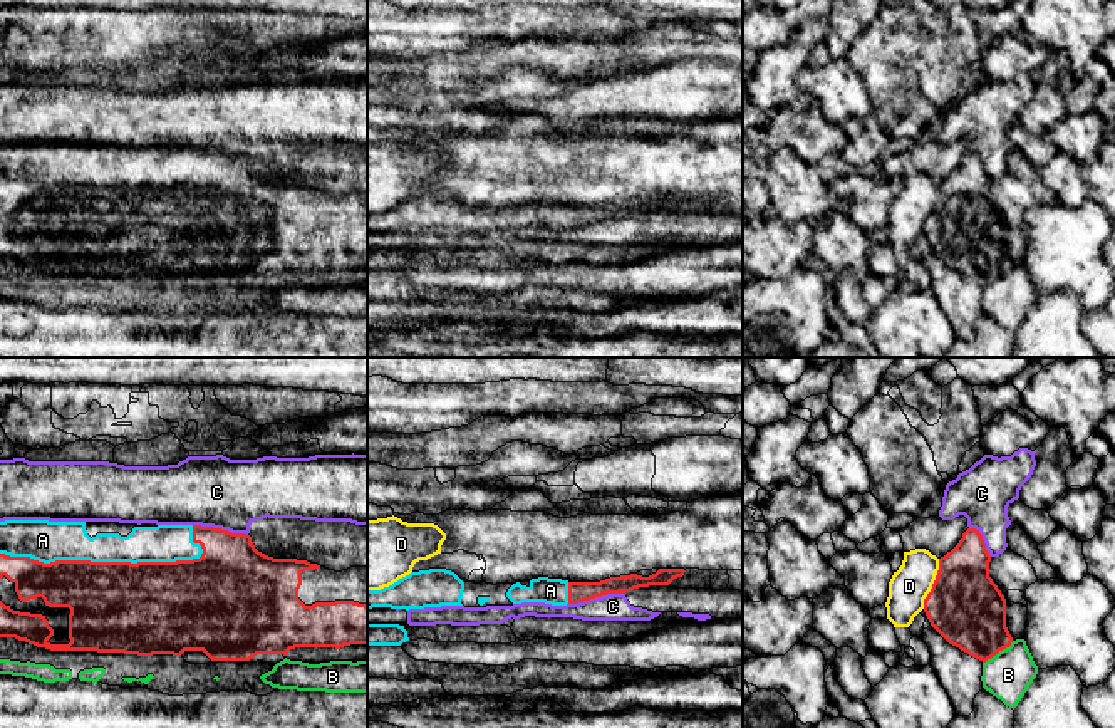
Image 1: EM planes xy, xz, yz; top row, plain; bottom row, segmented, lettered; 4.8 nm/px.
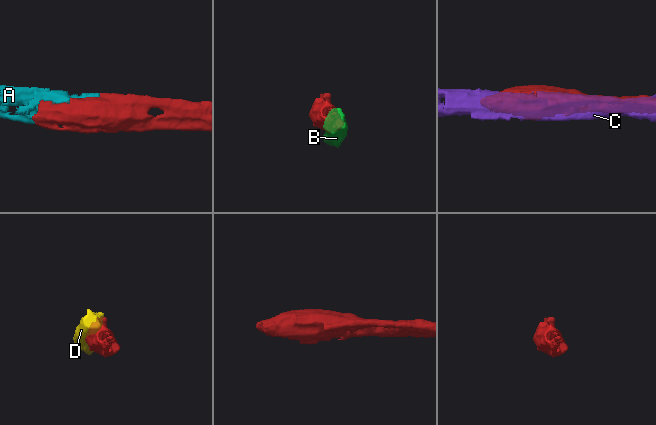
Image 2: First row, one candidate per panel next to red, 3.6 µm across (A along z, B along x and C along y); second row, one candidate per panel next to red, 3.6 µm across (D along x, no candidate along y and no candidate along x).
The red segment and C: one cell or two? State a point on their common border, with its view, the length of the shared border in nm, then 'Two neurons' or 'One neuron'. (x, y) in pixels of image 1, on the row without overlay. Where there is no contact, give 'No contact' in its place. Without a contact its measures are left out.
Touches red at xz (596, 220). Shared border 280 nm. Two neurons

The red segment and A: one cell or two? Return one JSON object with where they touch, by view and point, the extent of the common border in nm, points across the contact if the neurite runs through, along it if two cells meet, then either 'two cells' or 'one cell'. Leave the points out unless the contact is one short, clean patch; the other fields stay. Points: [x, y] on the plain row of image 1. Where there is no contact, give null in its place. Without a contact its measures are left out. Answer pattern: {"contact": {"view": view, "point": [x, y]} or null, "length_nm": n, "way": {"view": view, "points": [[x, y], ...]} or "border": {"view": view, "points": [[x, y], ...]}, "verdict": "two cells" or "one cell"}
{"contact": {"view": "xy", "point": [103, 187]}, "length_nm": 1000, "verdict": "one cell"}

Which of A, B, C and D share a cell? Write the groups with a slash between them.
A / B / C / D

